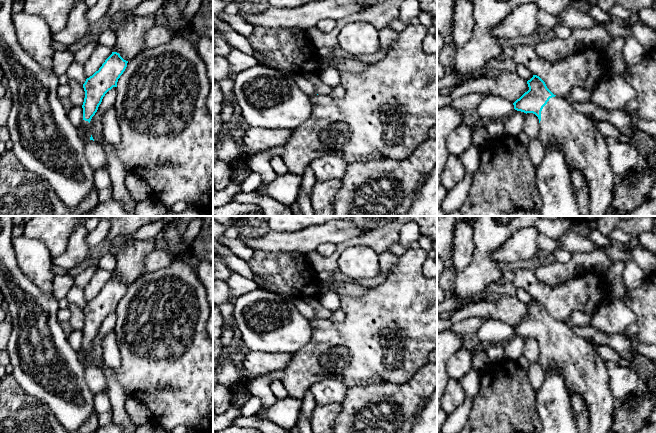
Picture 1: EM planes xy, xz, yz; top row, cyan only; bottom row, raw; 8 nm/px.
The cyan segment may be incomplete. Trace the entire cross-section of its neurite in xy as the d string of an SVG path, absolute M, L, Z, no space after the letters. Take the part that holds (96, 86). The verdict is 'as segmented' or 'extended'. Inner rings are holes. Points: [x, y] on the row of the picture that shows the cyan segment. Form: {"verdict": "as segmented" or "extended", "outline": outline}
{"verdict": "extended", "outline": "M175 31L171 41L144 49L130 61L124 60L119 53L112 52L99 70L83 84L83 125L90 123L103 97L113 87L117 88L114 107L121 130L121 141L115 150L127 174L146 181L152 188L153 198L161 201L168 209L177 202L187 202L200 212L212 211L213 115L207 109L210 81L207 67L195 45Z"}

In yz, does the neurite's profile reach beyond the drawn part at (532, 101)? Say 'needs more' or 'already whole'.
needs more

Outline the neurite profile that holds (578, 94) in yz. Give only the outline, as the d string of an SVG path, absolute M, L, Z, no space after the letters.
M575 87L571 89L564 96L564 98L569 103L585 102L585 101L588 101L588 99L593 95L594 91L595 91L595 88L591 90L587 90L582 87Z

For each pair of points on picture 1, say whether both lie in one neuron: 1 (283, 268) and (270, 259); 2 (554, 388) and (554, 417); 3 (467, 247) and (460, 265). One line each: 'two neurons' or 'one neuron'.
1: one neuron
2: one neuron
3: one neuron

